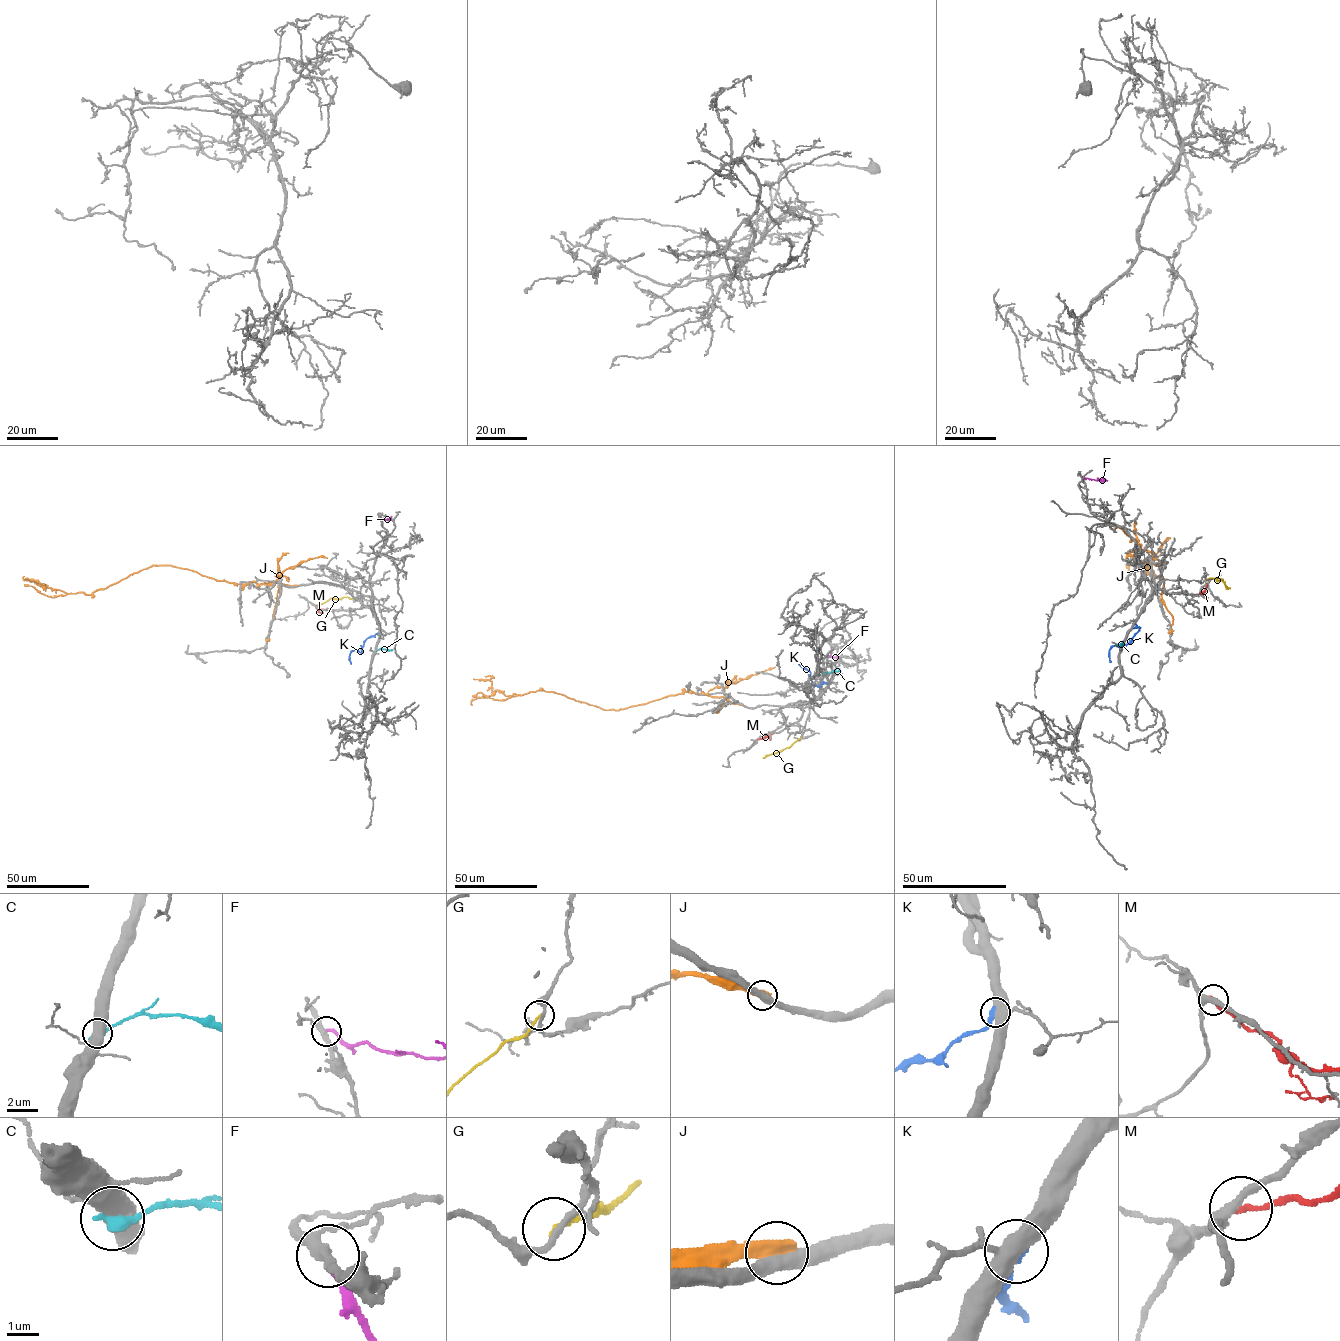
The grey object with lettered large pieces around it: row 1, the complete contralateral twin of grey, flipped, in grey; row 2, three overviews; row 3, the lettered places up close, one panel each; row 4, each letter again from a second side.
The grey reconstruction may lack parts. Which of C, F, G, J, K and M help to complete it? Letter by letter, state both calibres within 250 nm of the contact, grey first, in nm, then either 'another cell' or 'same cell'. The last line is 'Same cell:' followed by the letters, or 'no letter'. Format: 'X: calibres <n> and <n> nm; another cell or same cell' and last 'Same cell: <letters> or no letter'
C: calibres 480 and 360 nm; another cell
F: calibres 280 and 200 nm; same cell
G: calibres 200 and 170 nm; another cell
J: calibres 440 and 500 nm; another cell
K: calibres 440 and 400 nm; another cell
M: calibres 280 and 180 nm; another cell
Same cell: F

